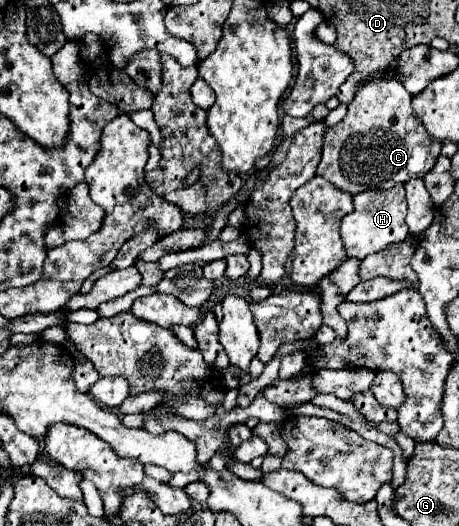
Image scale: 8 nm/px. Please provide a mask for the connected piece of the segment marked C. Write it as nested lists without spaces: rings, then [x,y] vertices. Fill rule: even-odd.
[[[377,79],[359,89],[345,119],[327,129],[317,175],[351,195],[367,189],[391,189],[407,179],[425,177],[441,155],[441,147],[443,143],[431,139],[419,123],[407,89],[395,79]]]

